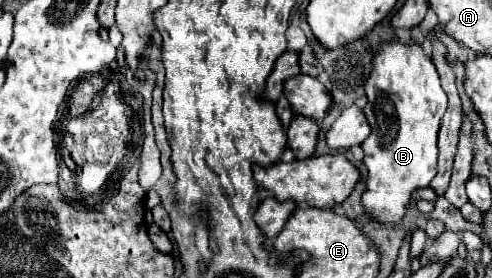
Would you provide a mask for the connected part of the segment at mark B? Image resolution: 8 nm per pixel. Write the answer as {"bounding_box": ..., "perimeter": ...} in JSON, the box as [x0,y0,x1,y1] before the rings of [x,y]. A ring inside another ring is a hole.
{"bounding_box":[326,41,448,223],"perimeter":[[[400,41],[380,45],[380,51],[372,61],[372,75],[368,77],[364,89],[368,97],[368,105],[364,109],[366,117],[356,105],[342,111],[326,133],[326,145],[330,149],[350,149],[354,145],[362,145],[362,163],[368,169],[362,207],[366,215],[378,223],[400,223],[412,201],[412,193],[430,187],[430,181],[436,175],[436,143],[440,121],[448,105],[446,93],[440,87],[434,63],[426,57],[422,47],[414,43],[402,45]]]}

